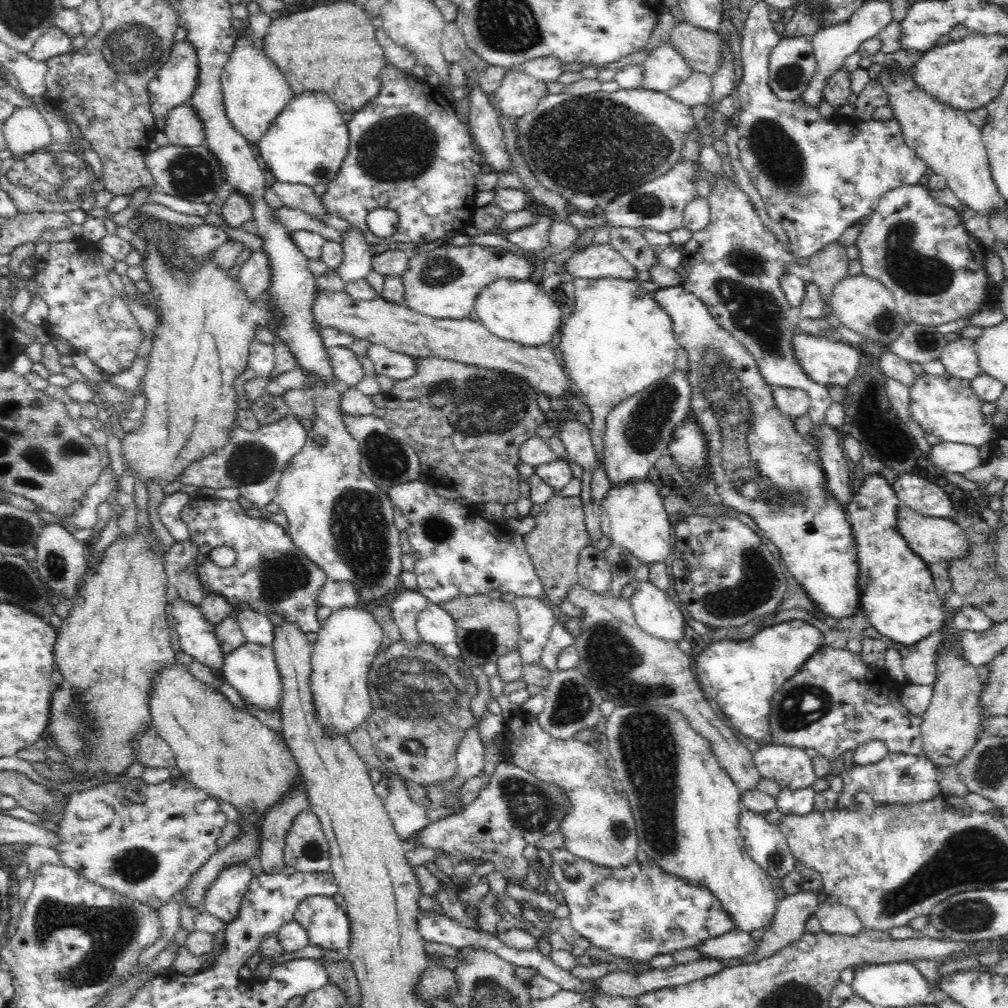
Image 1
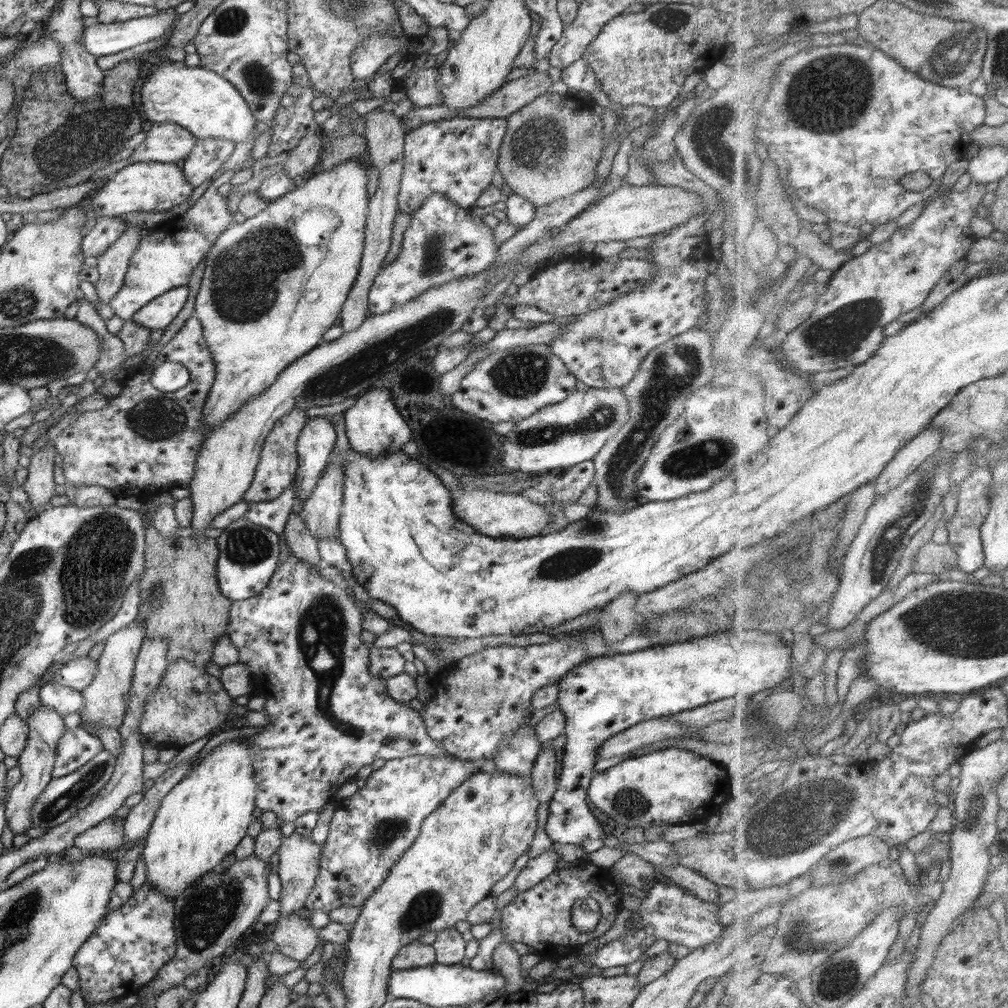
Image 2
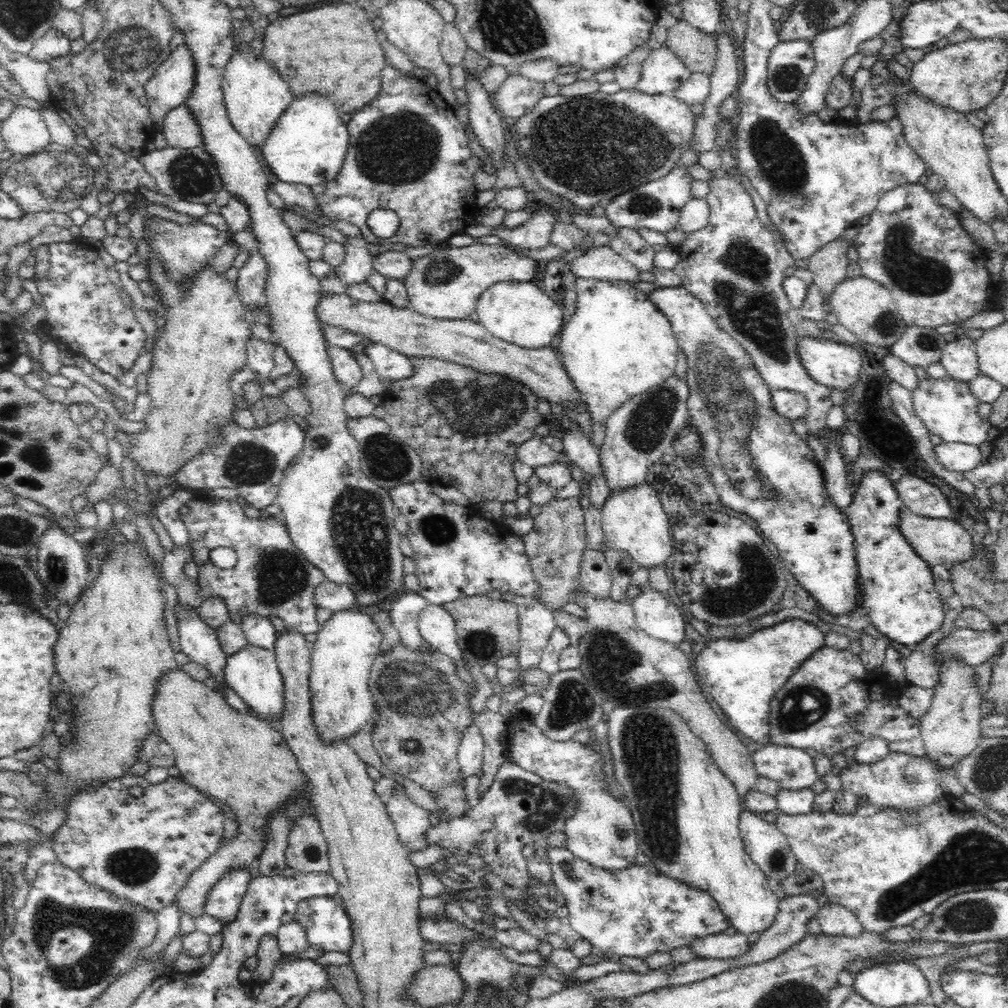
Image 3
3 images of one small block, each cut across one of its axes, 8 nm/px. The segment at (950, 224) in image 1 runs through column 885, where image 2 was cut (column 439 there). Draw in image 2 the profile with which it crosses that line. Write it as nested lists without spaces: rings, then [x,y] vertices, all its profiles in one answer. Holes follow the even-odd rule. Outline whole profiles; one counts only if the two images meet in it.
[[[436,194],[425,200],[425,204],[411,214],[412,222],[404,232],[401,249],[394,260],[383,267],[375,277],[369,290],[368,308],[374,315],[381,315],[390,310],[412,301],[420,293],[430,287],[440,287],[452,280],[461,280],[475,276],[482,270],[489,268],[497,260],[498,244],[494,244],[492,228],[485,224],[482,217],[471,216],[470,210],[456,207],[447,197]]]

